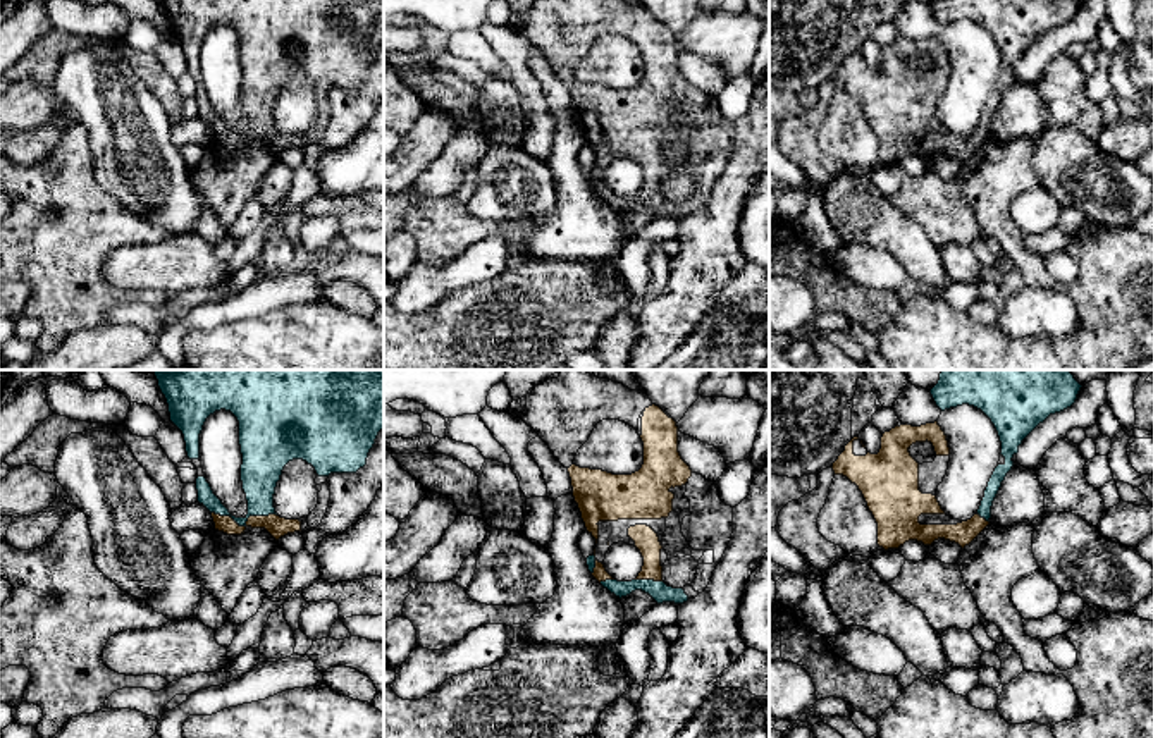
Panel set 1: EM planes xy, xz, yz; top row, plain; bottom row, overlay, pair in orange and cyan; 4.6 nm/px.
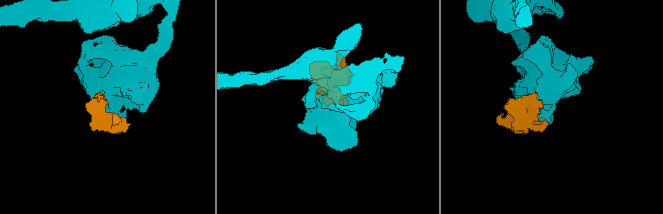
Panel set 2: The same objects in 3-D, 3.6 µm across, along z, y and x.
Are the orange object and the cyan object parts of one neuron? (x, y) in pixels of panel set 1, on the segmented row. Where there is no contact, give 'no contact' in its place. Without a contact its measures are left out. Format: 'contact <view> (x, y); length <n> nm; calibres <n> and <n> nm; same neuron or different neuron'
contact xy (246, 523); length 300 nm; calibres 100 and 190 nm; same neuron

